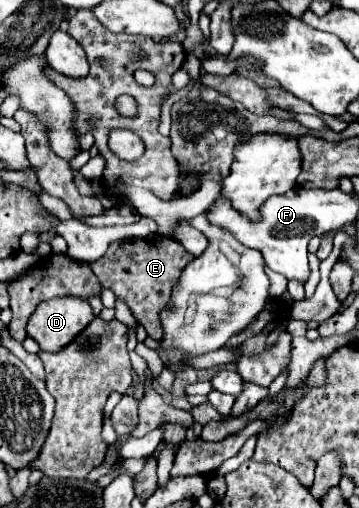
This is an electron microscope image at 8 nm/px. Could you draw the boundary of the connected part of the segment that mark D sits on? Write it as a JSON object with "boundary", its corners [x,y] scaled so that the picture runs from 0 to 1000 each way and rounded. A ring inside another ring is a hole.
{"boundary":[[[167,585],[117,593],[78,632],[78,663],[89,663],[117,691],[173,691],[189,671],[262,628],[251,600],[234,589]]]}

